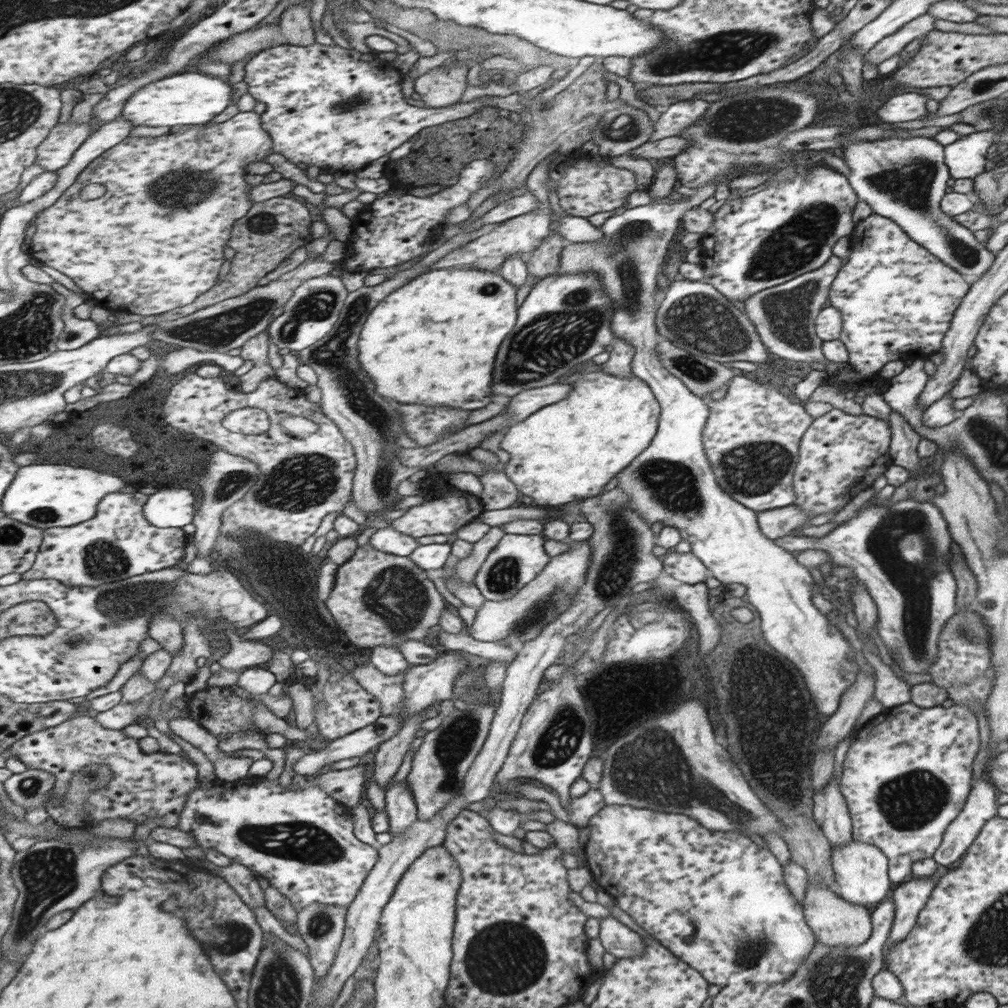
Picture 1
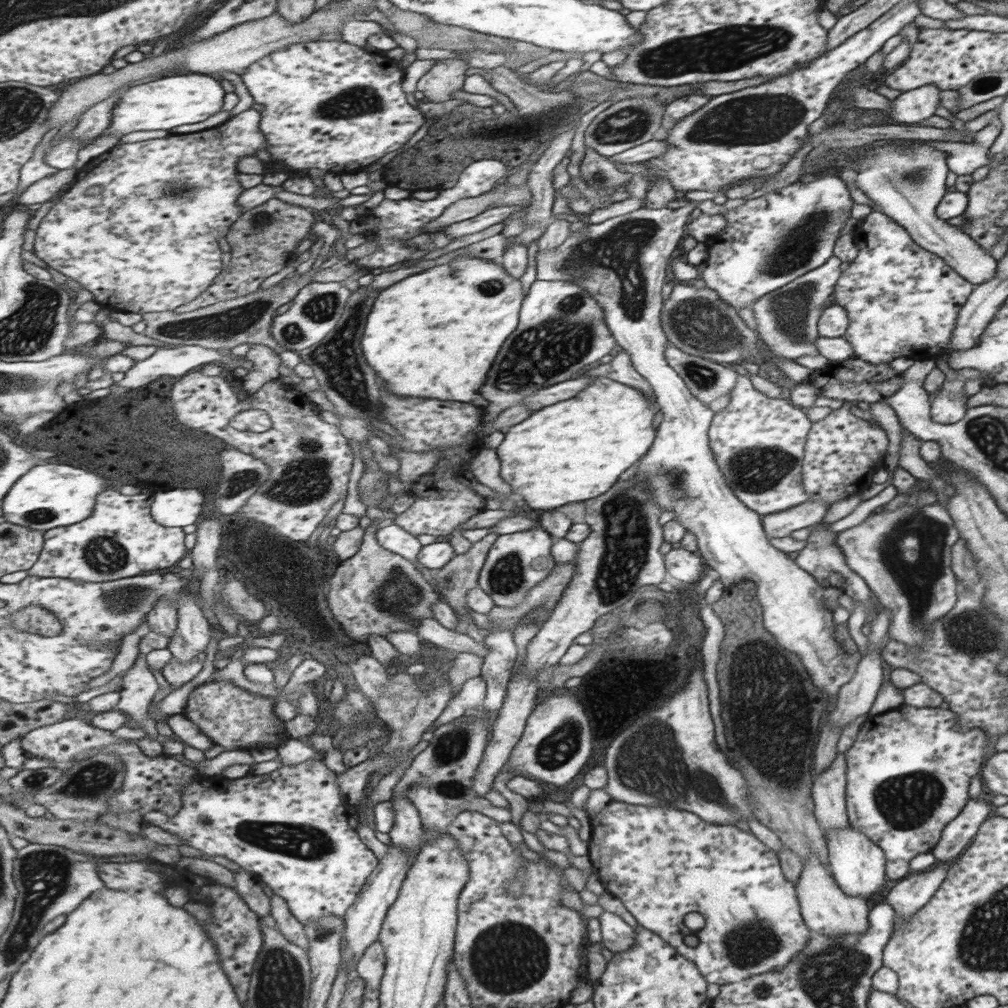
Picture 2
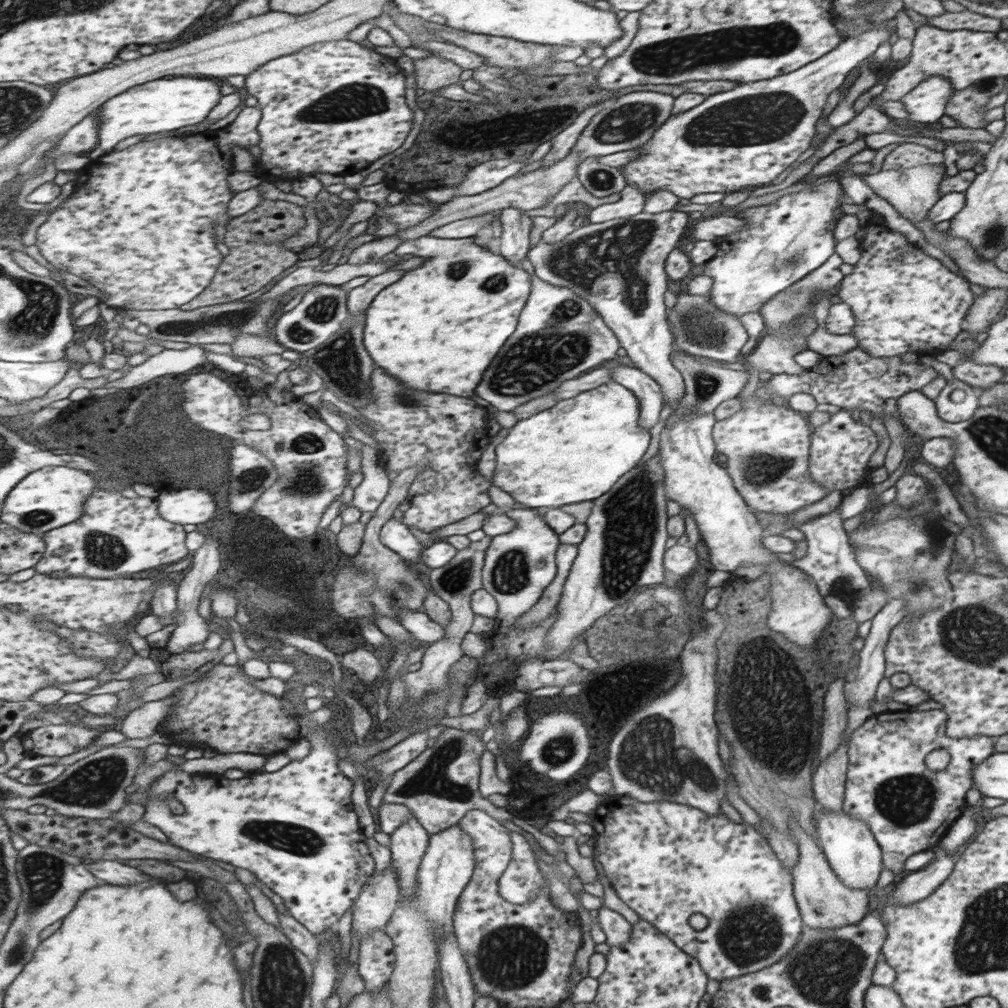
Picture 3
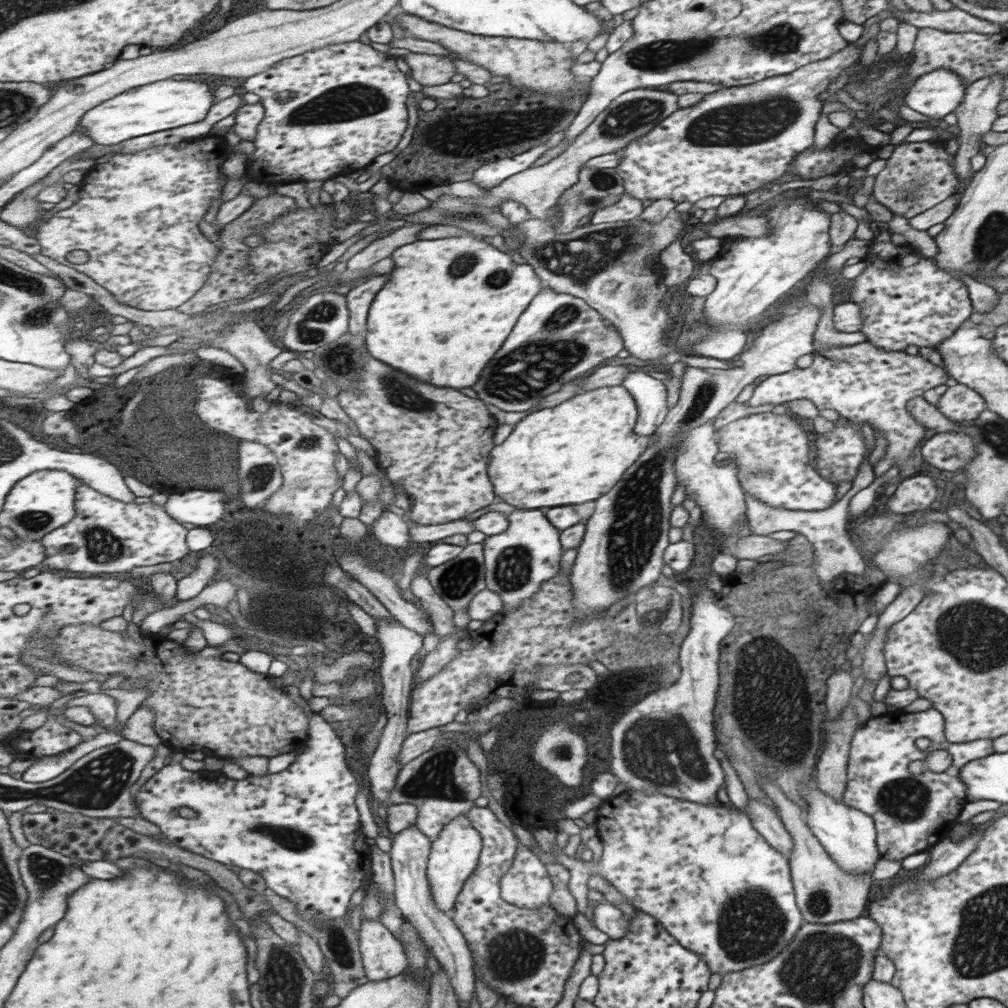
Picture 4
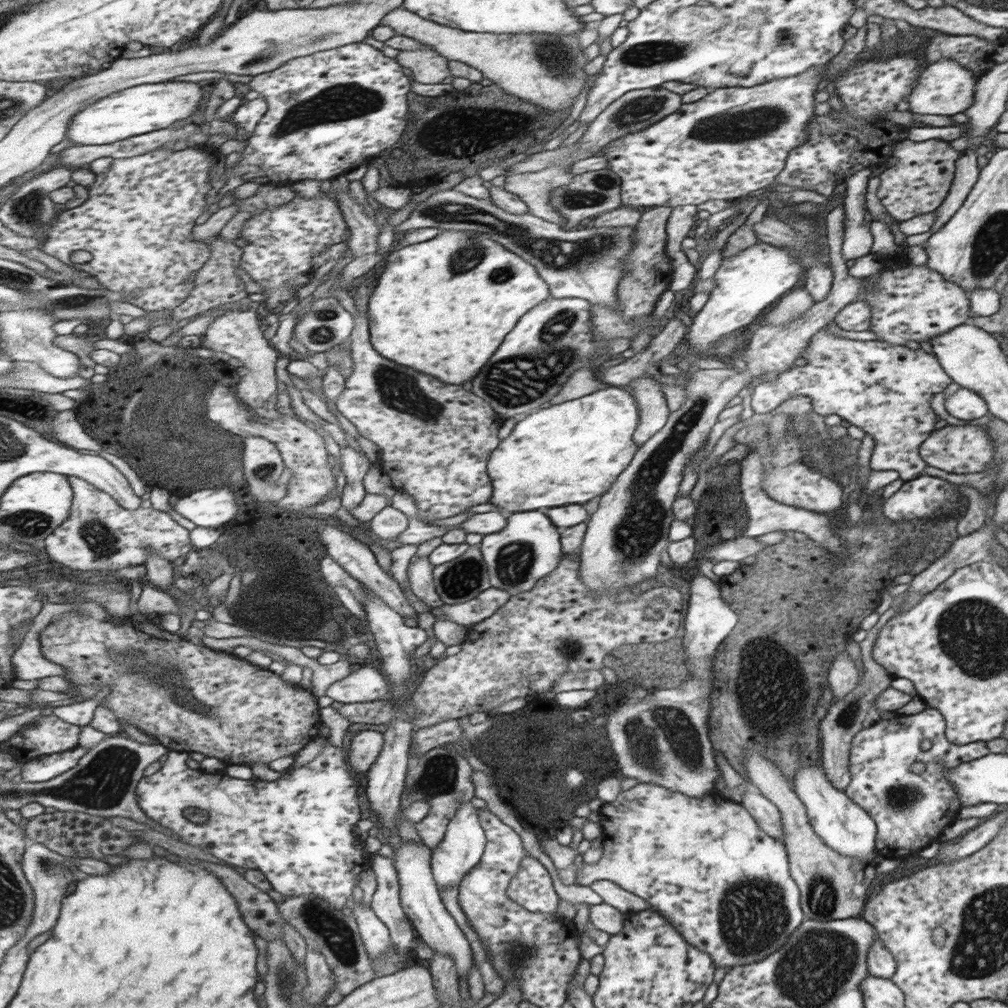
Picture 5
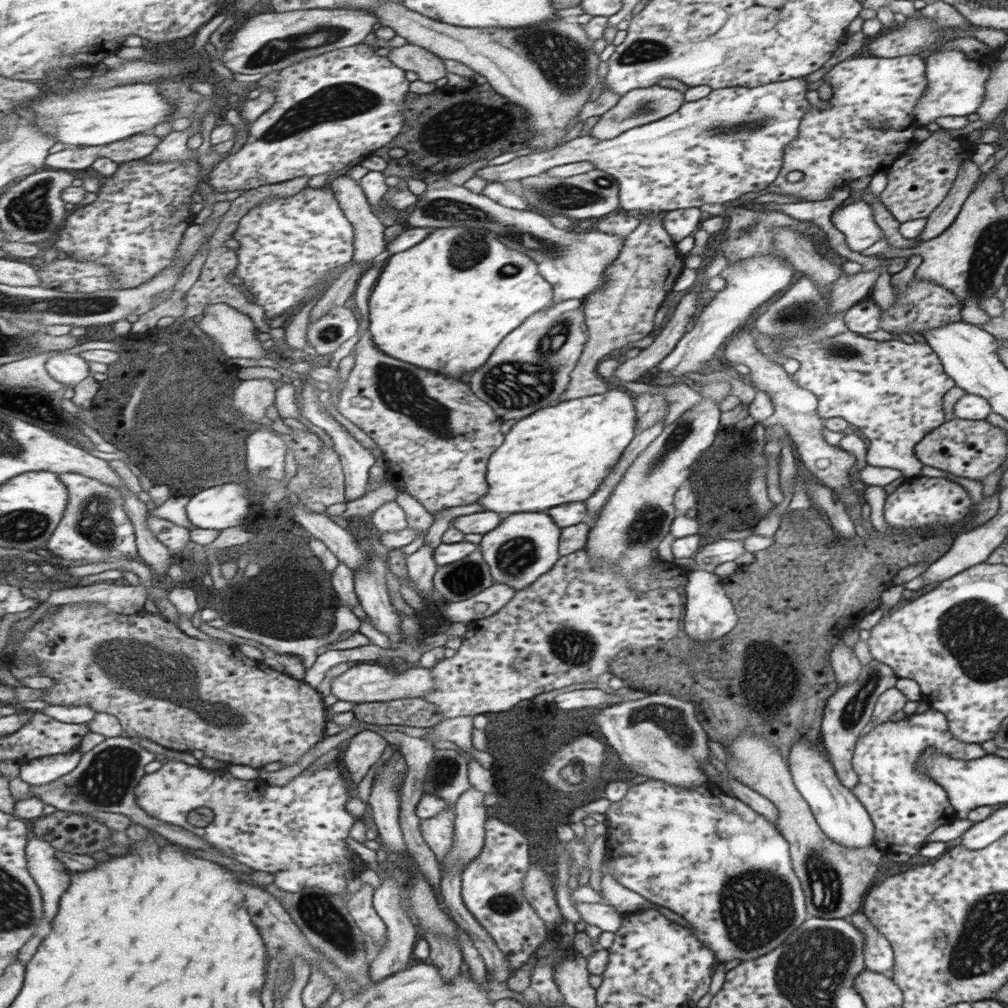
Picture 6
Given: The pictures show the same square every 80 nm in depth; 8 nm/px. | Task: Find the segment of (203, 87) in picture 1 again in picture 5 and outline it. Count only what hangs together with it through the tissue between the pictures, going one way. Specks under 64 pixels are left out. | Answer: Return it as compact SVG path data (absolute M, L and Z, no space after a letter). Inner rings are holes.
M161 82L135 86L106 97L93 106L87 106L71 120L69 141L87 146L113 144L155 130L169 129L171 125L174 127L175 122L192 123L203 100L203 90L195 82Z

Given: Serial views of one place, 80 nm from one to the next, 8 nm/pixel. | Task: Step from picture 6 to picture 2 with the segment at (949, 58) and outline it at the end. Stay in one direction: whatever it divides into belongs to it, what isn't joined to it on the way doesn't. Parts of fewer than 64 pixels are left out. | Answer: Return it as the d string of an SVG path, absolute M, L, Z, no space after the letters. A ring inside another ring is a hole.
M926 84L899 94L891 101L888 116L899 124L914 124L933 116L939 103L939 88Z

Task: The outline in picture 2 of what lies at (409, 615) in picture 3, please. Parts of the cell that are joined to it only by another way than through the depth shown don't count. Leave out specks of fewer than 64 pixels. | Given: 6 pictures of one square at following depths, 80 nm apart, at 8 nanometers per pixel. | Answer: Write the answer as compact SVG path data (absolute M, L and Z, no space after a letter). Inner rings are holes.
M436 617L428 618L420 622L416 628L421 639L441 648L449 648L457 653L473 653L485 658L488 647L482 642L477 644L473 638L466 634L460 634L456 630L451 630L443 626Z

